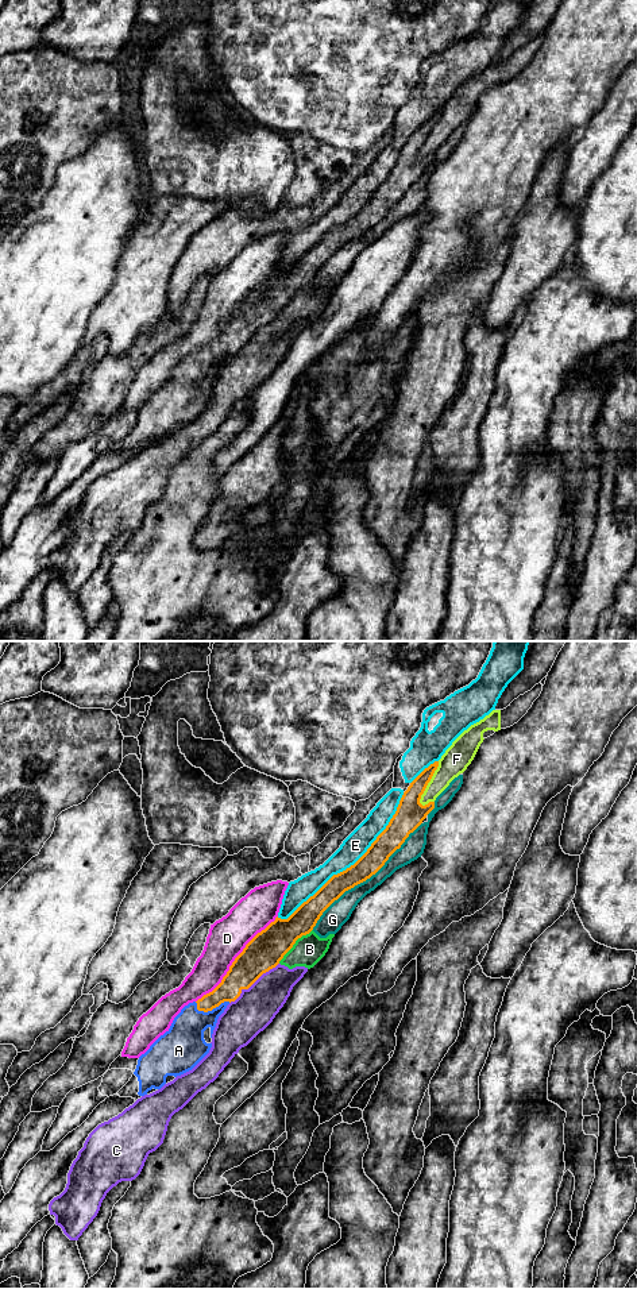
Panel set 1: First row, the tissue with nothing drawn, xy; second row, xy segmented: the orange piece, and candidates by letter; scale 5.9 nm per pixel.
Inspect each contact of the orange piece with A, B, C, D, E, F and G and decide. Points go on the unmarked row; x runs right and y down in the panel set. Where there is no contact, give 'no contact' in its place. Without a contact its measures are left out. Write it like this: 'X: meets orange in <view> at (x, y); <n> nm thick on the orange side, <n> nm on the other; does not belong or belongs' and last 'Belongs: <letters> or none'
A: meets orange in xy at (211, 362); 150 nm thick on the orange side, 240 nm on the other; belongs
B: meets orange in xy at (294, 294); 220 nm thick on the orange side, 180 nm on the other; does not belong
C: meets orange in xy at (253, 335); 220 nm thick on the orange side, 240 nm on the other; does not belong
D: meets orange in xy at (235, 312); 220 nm thick on the orange side, 240 nm on the other; does not belong
E: meets orange in xy at (351, 217); 140 nm thick on the orange side, 150 nm on the other; does not belong
F: meets orange in xy at (427, 136); 170 nm thick on the orange side, 160 nm on the other; does not belong
G: meets orange in xy at (366, 231); 140 nm thick on the orange side, 140 nm on the other; does not belong
Belongs: A

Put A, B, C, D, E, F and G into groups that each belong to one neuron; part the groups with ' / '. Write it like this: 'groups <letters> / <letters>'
groups A / B C / D / E / F / G

